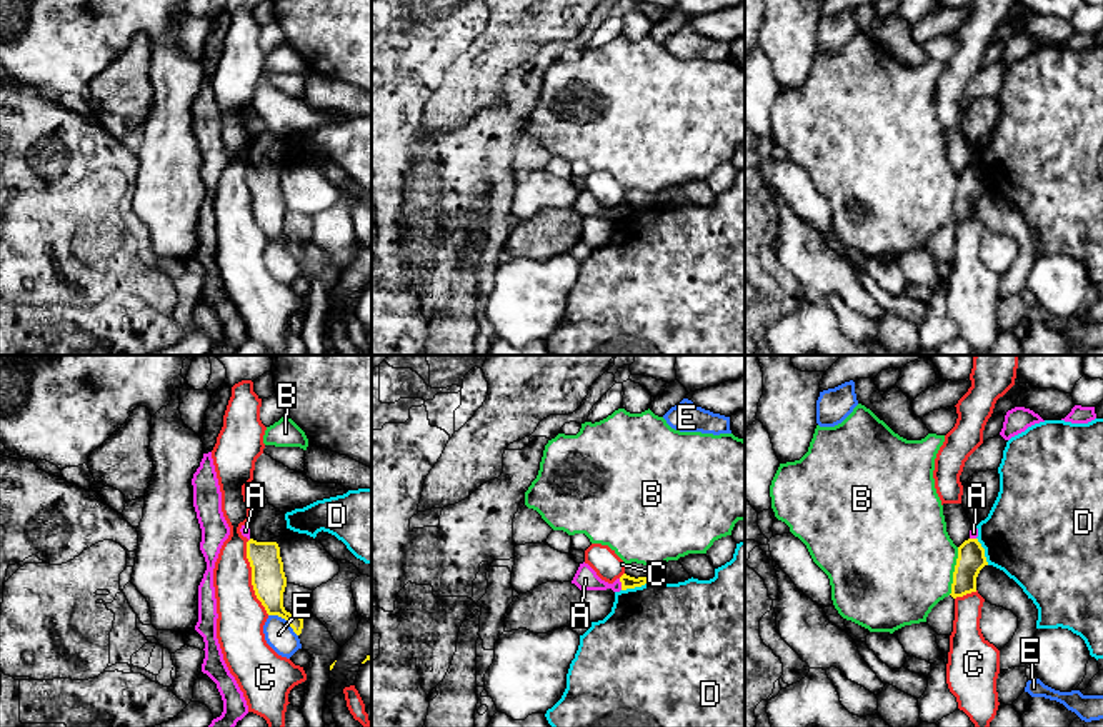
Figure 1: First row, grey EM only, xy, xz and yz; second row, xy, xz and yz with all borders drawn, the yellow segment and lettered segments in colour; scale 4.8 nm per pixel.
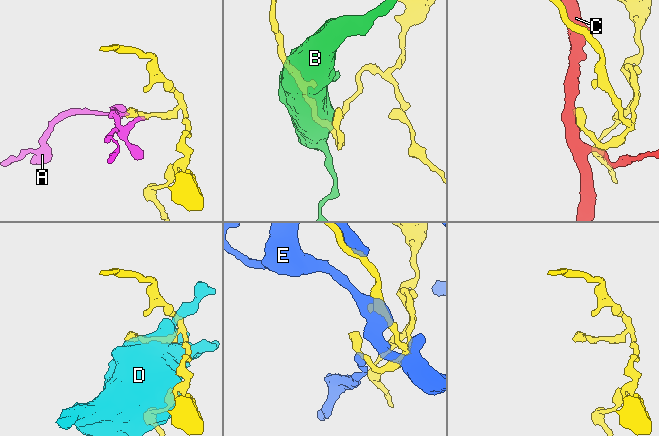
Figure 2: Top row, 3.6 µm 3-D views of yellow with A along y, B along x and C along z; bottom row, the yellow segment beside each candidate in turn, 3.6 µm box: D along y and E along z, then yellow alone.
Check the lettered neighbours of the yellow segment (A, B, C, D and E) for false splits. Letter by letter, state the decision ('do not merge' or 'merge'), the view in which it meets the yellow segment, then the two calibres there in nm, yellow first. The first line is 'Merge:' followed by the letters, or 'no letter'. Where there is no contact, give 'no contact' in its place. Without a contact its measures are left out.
Merge: no letter
A: do not merge; meets yellow in xz; 60 nm thick on the yellow side, 110 nm on the other
B: do not merge; meets yellow in yz; 130 nm thick on the yellow side, 480 nm on the other
C: do not merge; meets yellow in xy; 170 nm thick on the yellow side, 220 nm on the other
D: do not merge; meets yellow in xz; 60 nm thick on the yellow side, 480 nm on the other
E: do not merge; meets yellow in xy; 170 nm thick on the yellow side, 140 nm on the other

